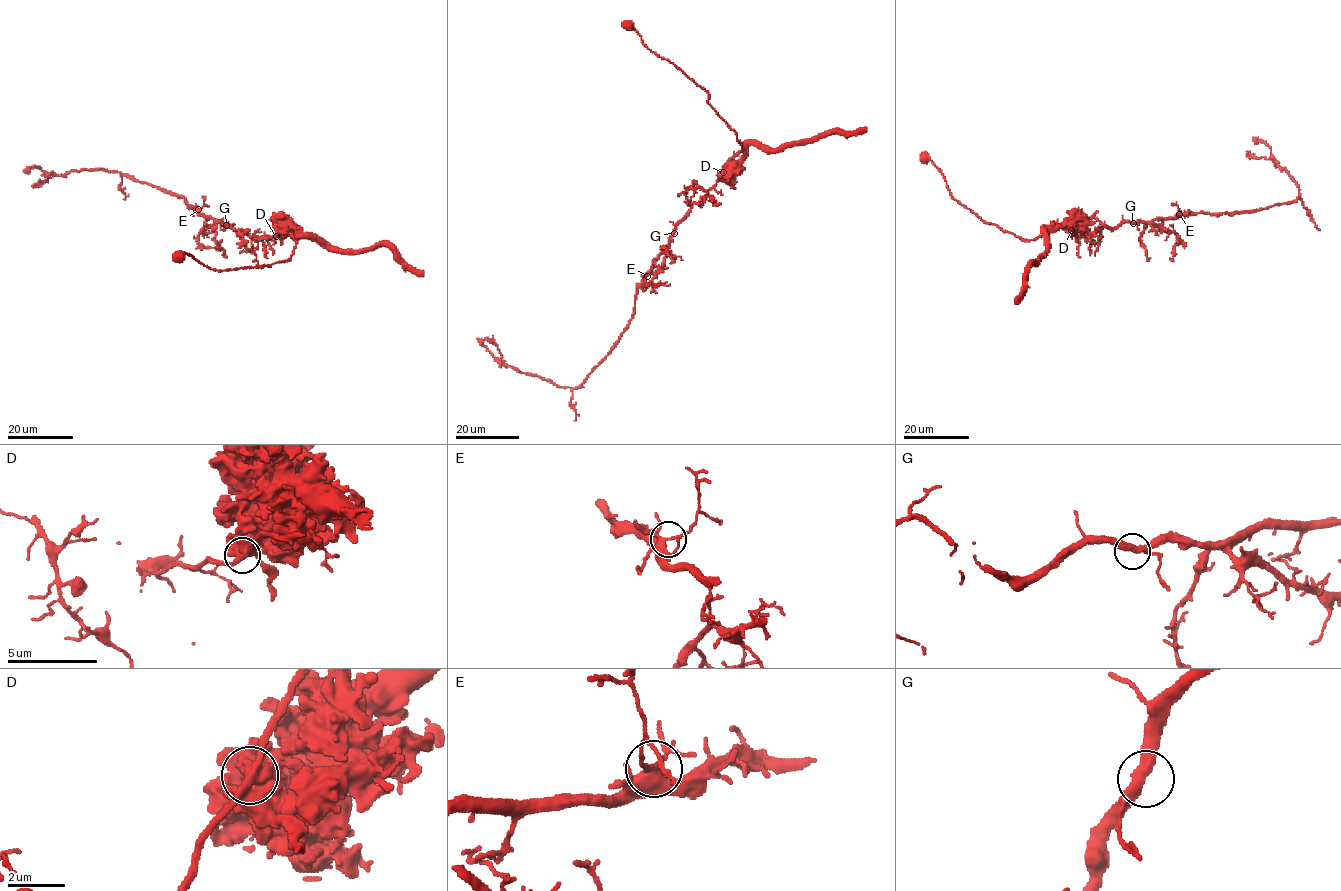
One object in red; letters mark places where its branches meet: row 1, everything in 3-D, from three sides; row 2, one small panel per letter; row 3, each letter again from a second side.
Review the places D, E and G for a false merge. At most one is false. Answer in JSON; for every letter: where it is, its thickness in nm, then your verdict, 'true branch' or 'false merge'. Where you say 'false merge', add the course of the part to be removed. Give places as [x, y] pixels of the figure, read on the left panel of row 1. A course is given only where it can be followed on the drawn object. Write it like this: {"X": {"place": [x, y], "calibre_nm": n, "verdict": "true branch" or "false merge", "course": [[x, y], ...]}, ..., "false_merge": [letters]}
{"D": {"place": [276, 236], "calibre_nm": 440, "verdict": "false merge", "course": [[276, 236], [239, 233], [189, 207], [184, 196], [121, 173], [53, 174], [34, 166], [24, 172]]}, "E": {"place": [198, 209], "calibre_nm": 320, "verdict": "true branch"}, "G": {"place": [226, 225], "calibre_nm": 320, "verdict": "true branch"}, "false_merge": ["D"]}

